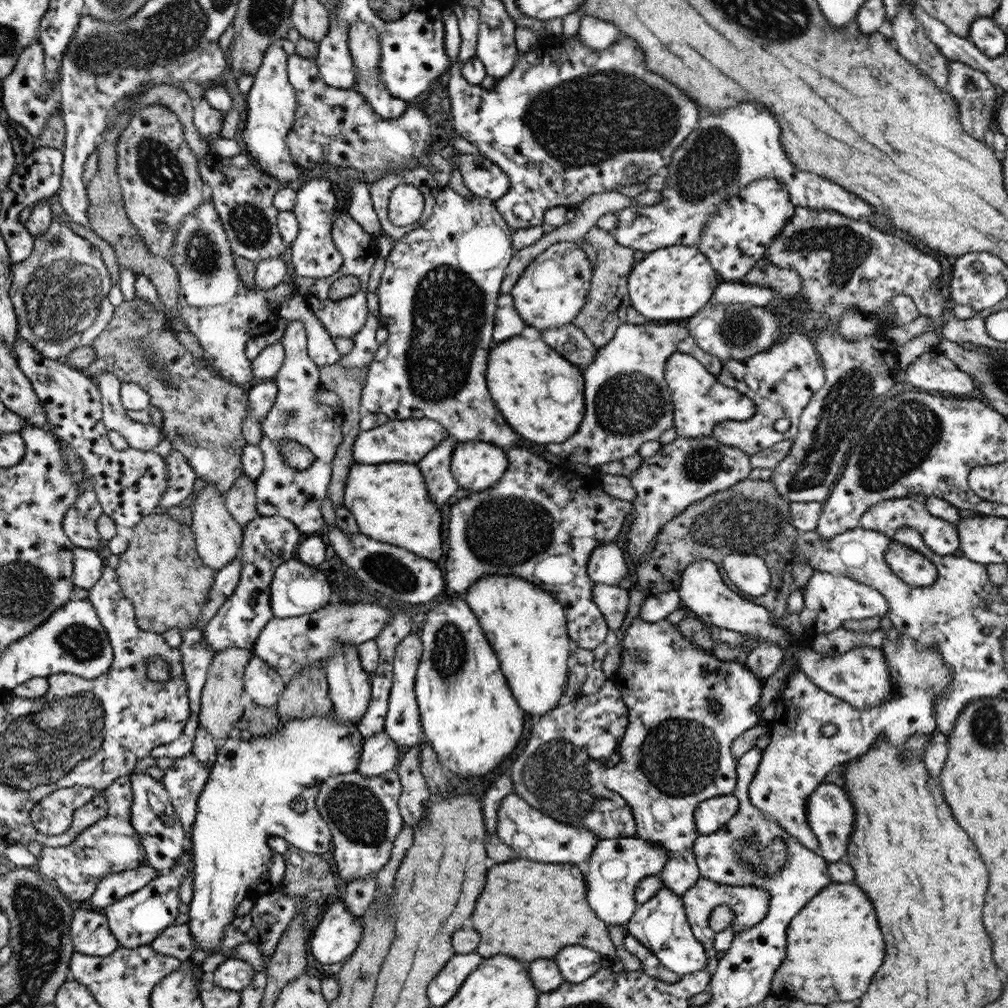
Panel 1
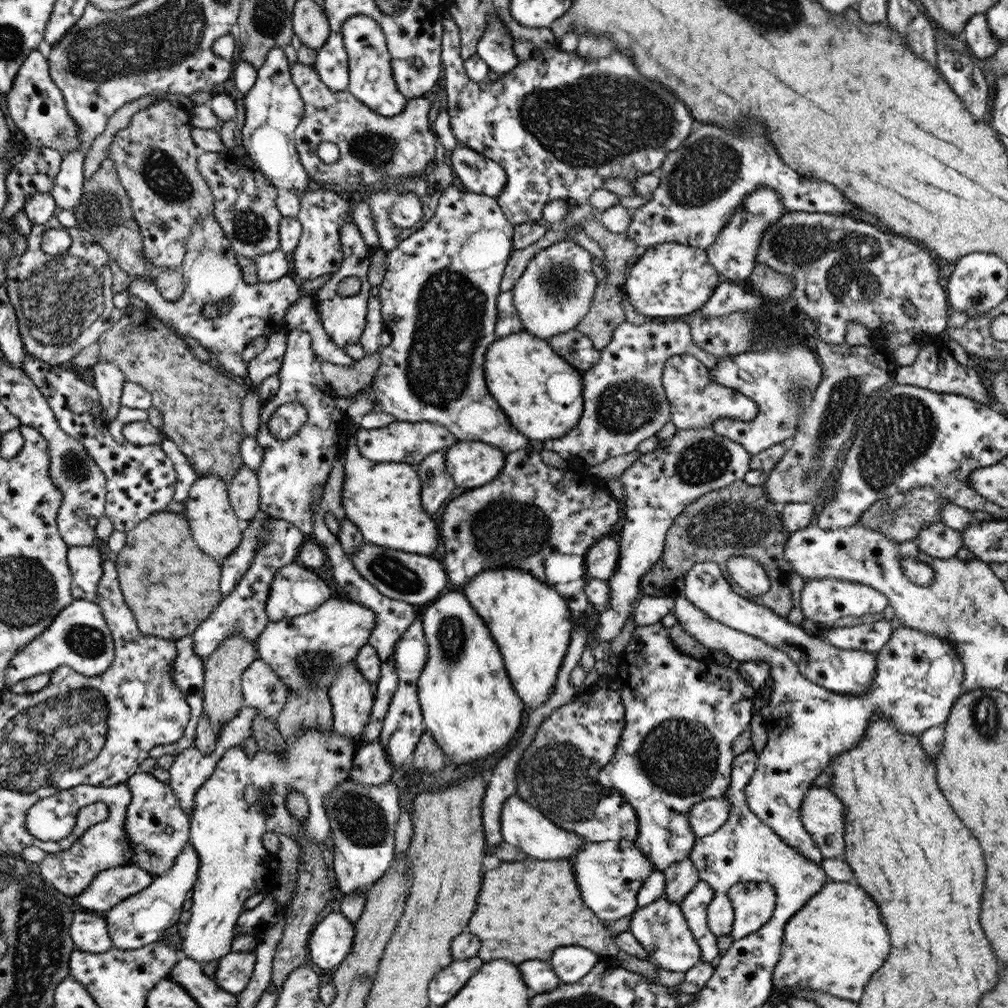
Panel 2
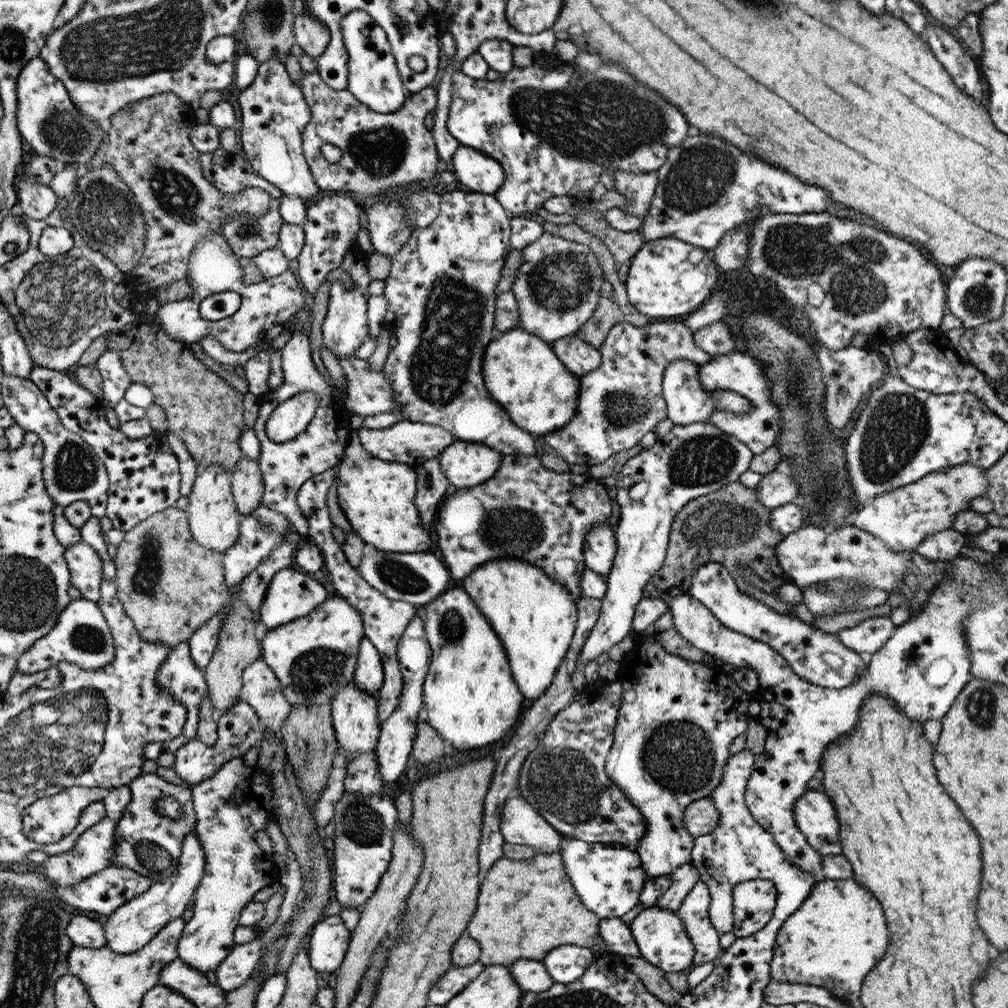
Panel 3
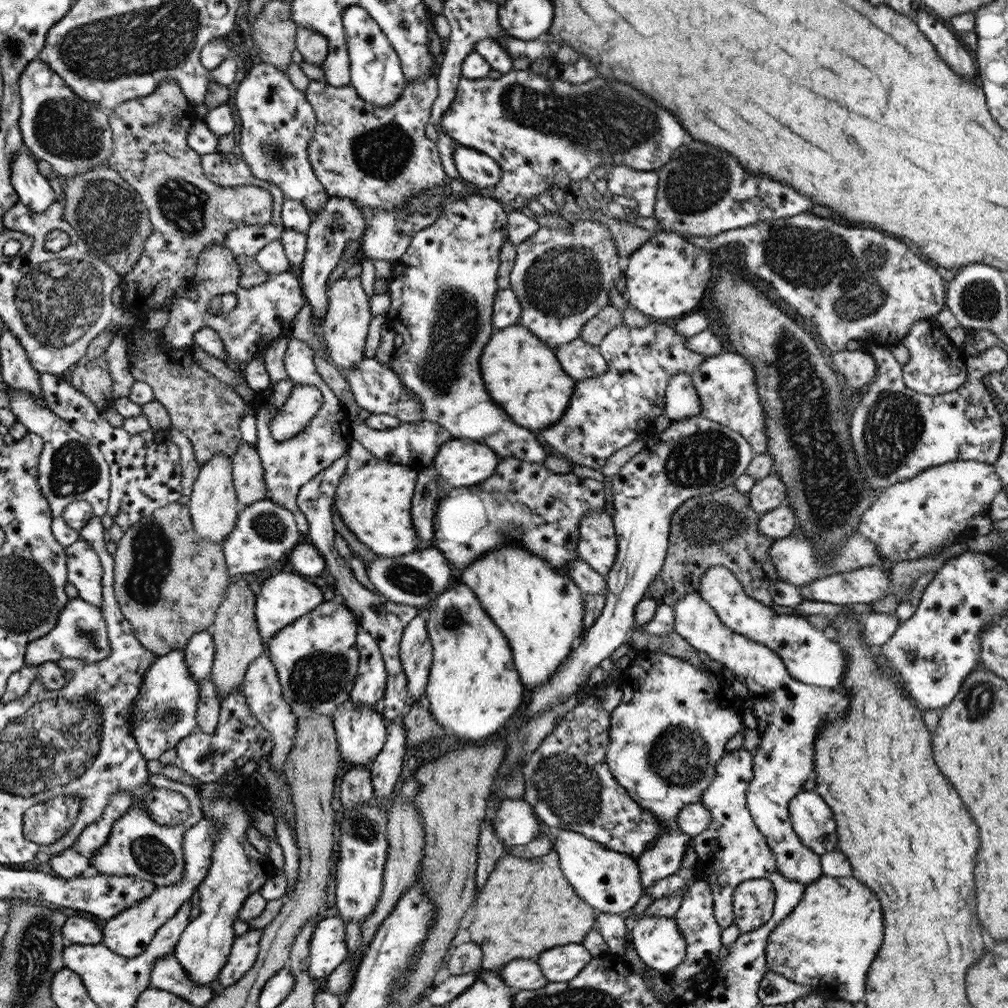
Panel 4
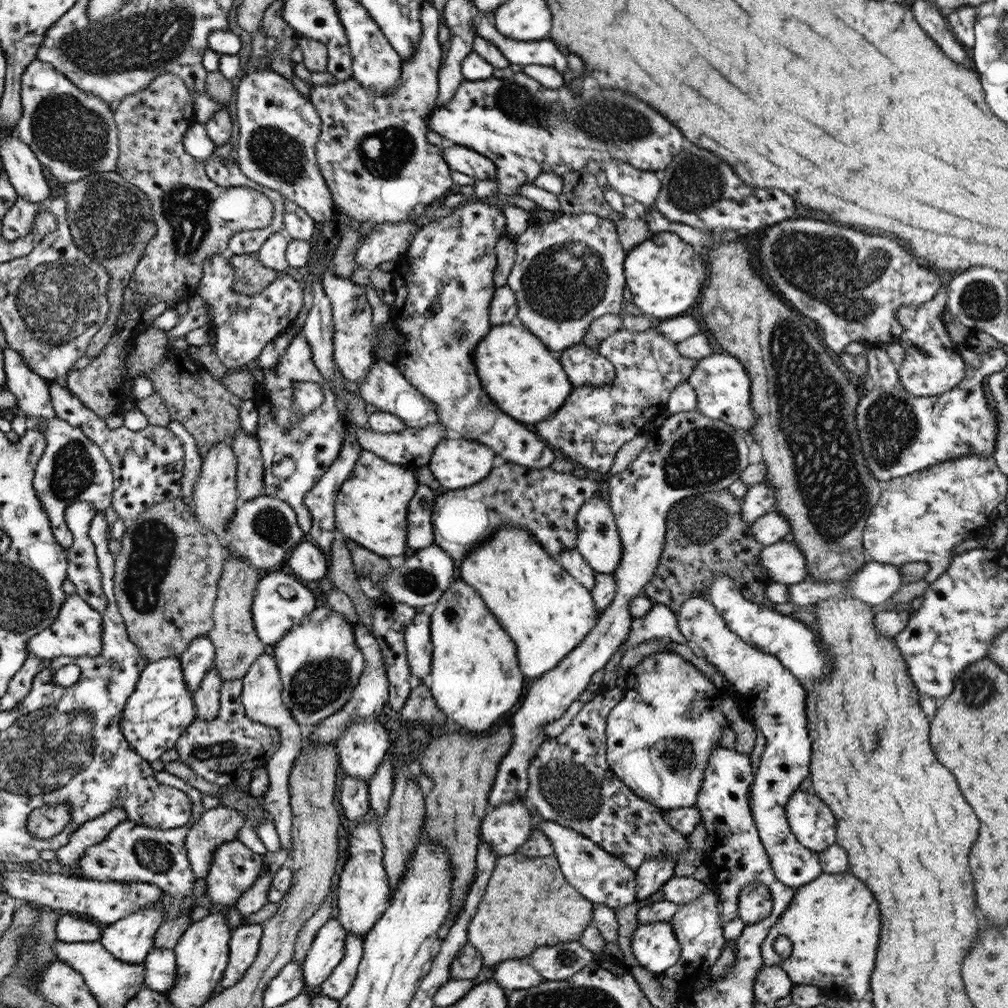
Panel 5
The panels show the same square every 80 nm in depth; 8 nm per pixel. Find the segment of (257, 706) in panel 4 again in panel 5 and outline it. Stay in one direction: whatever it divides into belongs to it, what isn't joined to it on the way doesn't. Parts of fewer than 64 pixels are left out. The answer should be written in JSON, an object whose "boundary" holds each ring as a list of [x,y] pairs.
{"boundary":[[[269,650],[252,664],[247,671],[247,675],[244,676],[242,701],[248,717],[251,717],[254,721],[259,721],[260,724],[268,725],[270,728],[276,728],[278,734],[280,734],[280,747],[277,748],[277,751],[266,764],[266,768],[270,772],[270,787],[262,802],[263,808],[274,819],[281,846],[292,852],[291,828],[294,816],[289,803],[289,774],[292,770],[293,762],[299,756],[301,746],[304,744],[302,738],[304,729],[294,720],[291,710],[283,703],[282,691],[283,682],[280,679],[280,672]]]}

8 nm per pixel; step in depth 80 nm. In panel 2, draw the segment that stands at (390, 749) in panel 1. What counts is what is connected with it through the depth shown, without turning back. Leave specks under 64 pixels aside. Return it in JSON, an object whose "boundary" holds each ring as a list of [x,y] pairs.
{"boundary":[[[372,741],[358,748],[349,779],[360,784],[380,786],[391,778],[392,772],[393,766],[382,743]]]}

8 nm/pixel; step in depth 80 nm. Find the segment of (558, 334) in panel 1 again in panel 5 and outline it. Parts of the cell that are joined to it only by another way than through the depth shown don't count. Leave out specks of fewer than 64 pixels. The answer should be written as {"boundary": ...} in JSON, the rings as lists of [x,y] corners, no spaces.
{"boundary":[[[583,342],[563,350],[557,357],[574,387],[589,384],[598,388],[610,384],[615,379],[614,365]]]}

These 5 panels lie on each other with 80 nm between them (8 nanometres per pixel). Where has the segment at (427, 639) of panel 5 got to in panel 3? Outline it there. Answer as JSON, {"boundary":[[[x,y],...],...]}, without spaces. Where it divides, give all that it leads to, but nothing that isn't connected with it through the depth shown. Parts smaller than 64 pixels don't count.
{"boundary":[[[415,617],[408,624],[398,642],[396,656],[404,684],[397,709],[380,726],[380,737],[378,737],[378,745],[376,745],[375,750],[377,766],[379,766],[378,772],[383,784],[394,783],[404,772],[412,755],[412,747],[414,747],[416,723],[419,716],[423,714],[423,684],[430,669],[432,651],[425,636],[424,624],[420,618]]]}

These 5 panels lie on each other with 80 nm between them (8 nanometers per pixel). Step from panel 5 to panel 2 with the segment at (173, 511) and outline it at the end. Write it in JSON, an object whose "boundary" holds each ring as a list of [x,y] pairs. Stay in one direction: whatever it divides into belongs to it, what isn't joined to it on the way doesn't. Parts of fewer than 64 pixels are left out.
{"boundary":[[[158,511],[140,521],[126,535],[126,543],[118,552],[115,567],[120,591],[132,610],[138,628],[148,636],[178,642],[192,635],[222,602],[220,579],[222,563],[203,551],[194,539],[185,512]]]}

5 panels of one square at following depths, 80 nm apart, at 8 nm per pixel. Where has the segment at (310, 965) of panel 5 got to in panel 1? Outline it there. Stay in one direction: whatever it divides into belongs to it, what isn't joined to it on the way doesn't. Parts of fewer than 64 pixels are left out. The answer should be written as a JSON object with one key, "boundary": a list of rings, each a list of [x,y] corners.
{"boundary":[[[342,903],[330,905],[329,909],[323,914],[323,919],[318,923],[309,938],[308,951],[320,964],[336,964],[336,962],[344,962],[350,958],[362,938],[362,915],[352,914]]]}

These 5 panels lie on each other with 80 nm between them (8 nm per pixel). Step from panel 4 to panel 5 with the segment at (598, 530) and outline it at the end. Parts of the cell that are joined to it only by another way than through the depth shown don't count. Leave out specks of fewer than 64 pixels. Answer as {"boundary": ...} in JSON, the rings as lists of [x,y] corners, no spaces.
{"boundary":[[[602,497],[587,500],[577,512],[576,550],[596,573],[614,573],[623,557],[623,544],[609,502]]]}

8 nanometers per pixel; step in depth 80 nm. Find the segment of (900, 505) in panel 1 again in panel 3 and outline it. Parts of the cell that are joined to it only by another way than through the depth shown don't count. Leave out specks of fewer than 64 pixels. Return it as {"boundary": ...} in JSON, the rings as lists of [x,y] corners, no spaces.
{"boundary":[[[943,530],[922,540],[915,551],[928,559],[950,561],[959,554],[960,548],[967,545],[967,537],[961,532]]]}

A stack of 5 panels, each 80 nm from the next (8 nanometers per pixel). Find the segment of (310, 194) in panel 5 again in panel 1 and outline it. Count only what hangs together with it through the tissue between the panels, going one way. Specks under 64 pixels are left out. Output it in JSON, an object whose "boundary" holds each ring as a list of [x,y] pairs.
{"boundary":[[[281,42],[267,48],[263,64],[253,75],[254,82],[247,94],[248,117],[242,140],[261,170],[274,177],[280,186],[297,187],[297,181],[301,181],[302,175],[287,145],[287,136],[292,130],[297,110],[297,92],[287,73],[288,57]]]}

